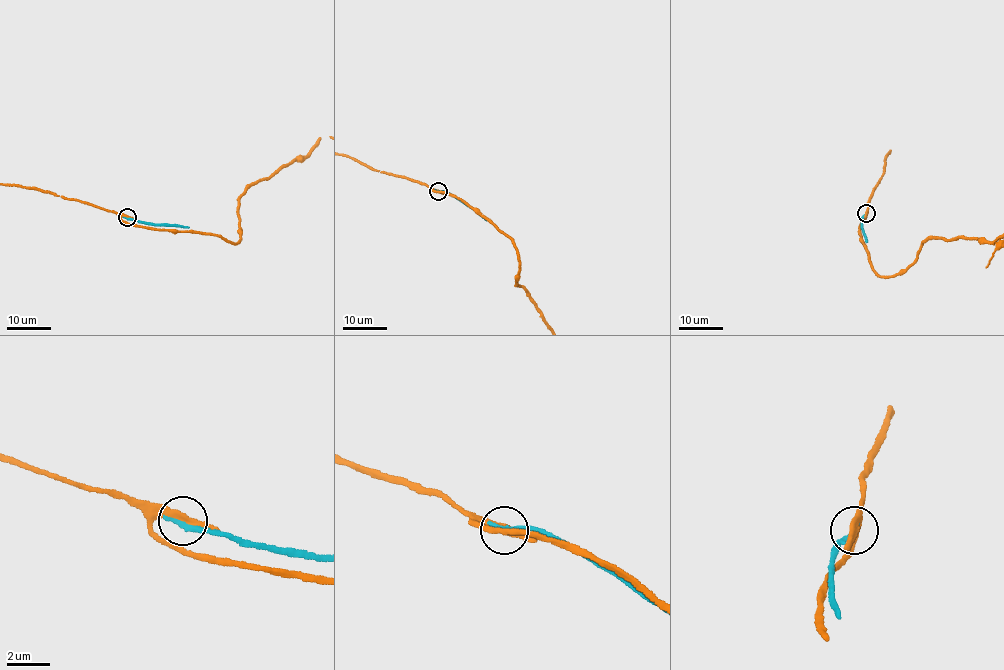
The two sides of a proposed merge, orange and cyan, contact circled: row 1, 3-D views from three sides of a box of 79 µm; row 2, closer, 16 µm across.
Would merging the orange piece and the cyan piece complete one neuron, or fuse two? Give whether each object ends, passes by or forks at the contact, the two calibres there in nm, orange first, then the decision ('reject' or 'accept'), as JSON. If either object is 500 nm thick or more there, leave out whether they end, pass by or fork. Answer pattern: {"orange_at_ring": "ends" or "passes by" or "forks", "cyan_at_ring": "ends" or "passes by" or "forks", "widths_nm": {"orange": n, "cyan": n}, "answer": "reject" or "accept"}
{"orange_at_ring": "passes by", "cyan_at_ring": "ends", "widths_nm": {"orange": 280, "cyan": 300}, "answer": "reject"}

